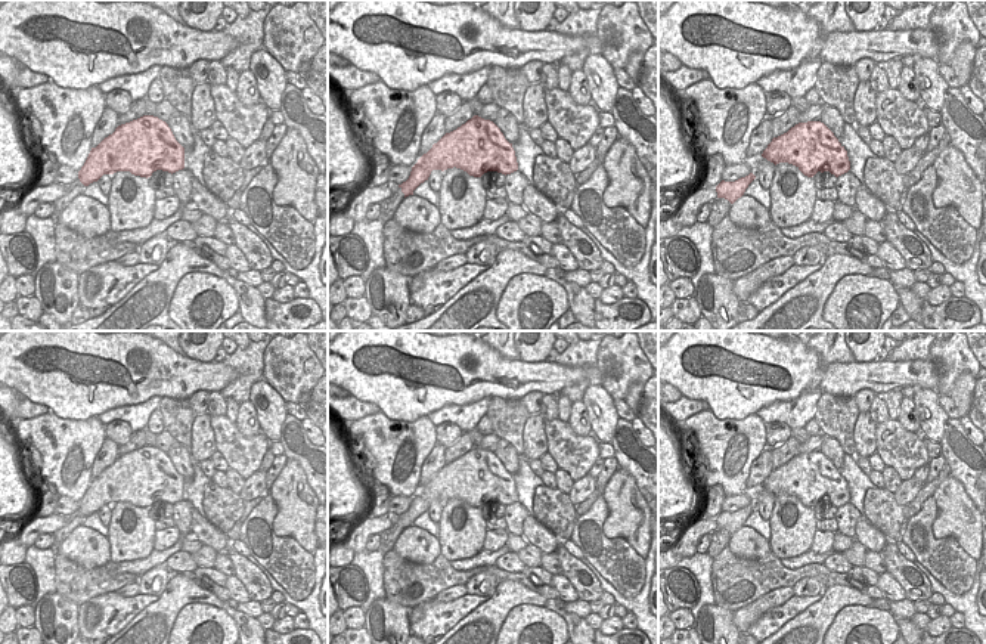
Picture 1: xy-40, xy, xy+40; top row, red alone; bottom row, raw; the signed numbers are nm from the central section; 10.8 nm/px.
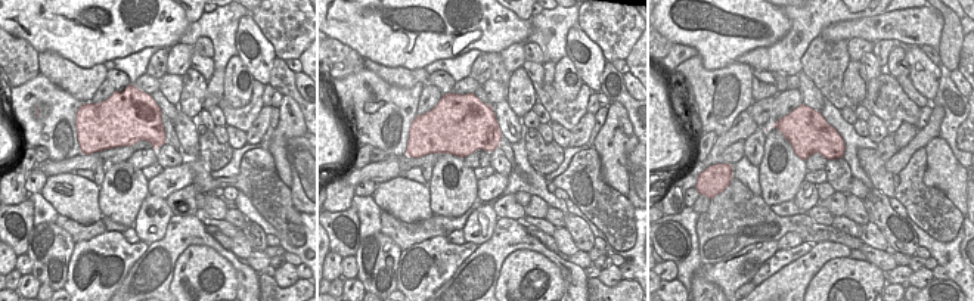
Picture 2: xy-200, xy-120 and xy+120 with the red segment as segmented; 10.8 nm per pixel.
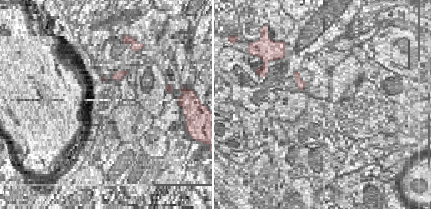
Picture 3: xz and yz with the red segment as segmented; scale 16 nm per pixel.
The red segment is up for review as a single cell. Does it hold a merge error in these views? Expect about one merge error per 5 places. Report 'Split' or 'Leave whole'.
Leave whole

